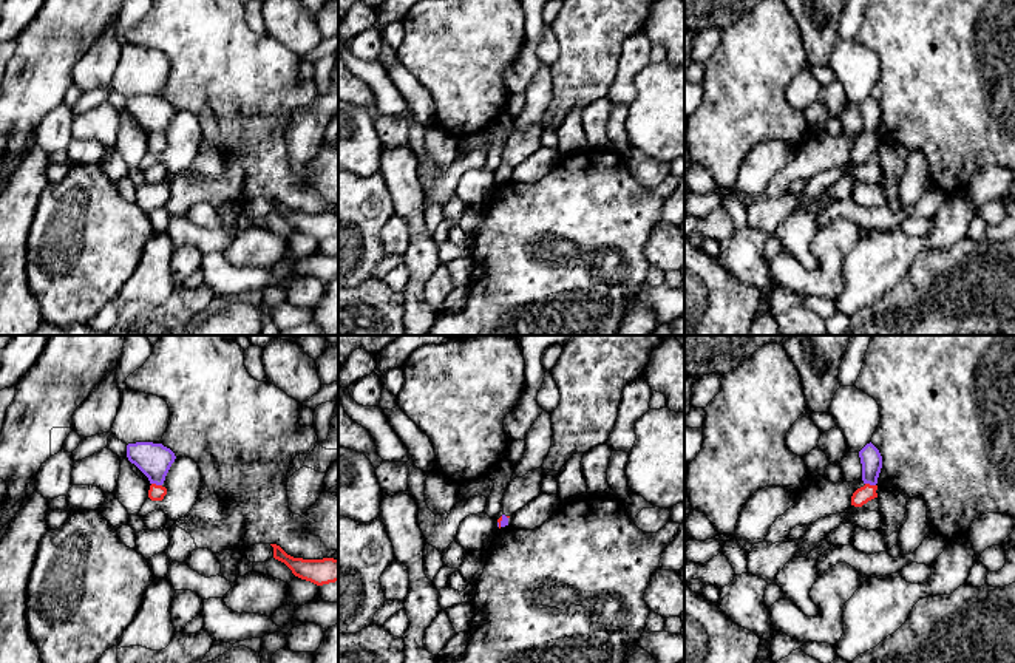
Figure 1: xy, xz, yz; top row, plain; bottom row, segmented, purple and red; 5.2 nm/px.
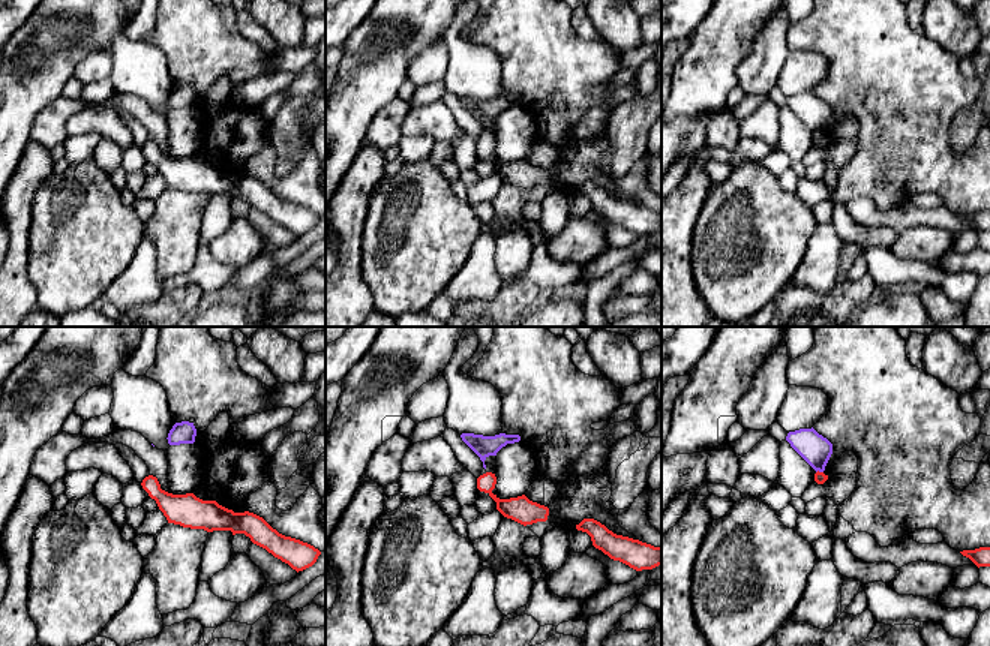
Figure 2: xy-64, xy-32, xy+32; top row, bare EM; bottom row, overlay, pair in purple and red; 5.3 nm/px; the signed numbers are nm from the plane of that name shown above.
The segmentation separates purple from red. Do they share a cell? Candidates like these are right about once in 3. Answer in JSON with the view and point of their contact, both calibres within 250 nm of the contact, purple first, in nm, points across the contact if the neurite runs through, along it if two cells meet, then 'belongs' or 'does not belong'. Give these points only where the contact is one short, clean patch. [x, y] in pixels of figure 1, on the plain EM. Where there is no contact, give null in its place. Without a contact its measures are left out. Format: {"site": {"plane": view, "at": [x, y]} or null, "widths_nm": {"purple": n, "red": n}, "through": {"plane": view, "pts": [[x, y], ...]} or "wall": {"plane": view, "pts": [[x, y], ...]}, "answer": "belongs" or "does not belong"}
{"site": {"plane": "xy", "at": [156, 138]}, "widths_nm": {"purple": 180, "red": 80}, "through": {"plane": "xy", "pts": [[153, 113], [156, 138], [156, 146]]}, "answer": "belongs"}

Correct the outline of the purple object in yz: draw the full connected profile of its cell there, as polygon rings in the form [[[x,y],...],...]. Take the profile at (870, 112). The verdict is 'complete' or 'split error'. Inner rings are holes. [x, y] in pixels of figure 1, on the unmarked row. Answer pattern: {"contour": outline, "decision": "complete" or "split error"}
{"contour": [[[870,96],[859,105],[862,117],[864,141],[857,142],[851,150],[851,159],[862,161],[868,155],[878,151],[878,131],[882,122],[882,110],[879,104]]], "decision": "split error"}

